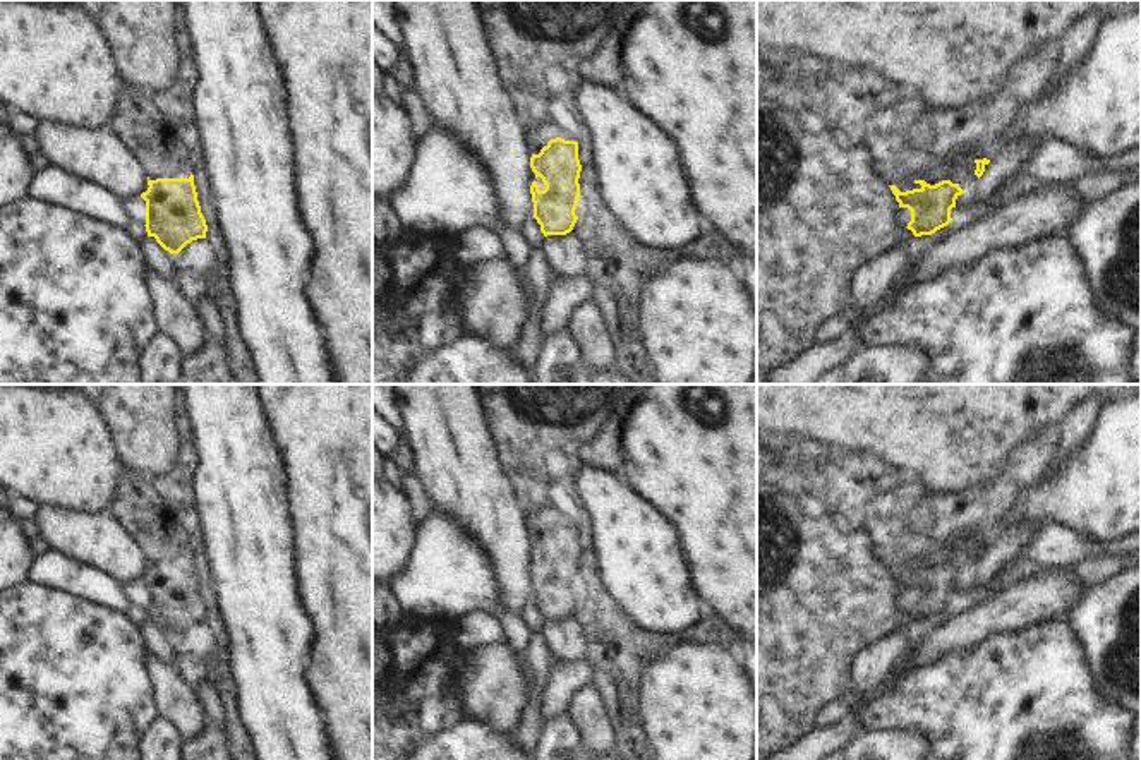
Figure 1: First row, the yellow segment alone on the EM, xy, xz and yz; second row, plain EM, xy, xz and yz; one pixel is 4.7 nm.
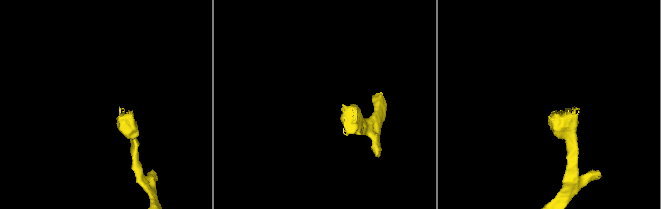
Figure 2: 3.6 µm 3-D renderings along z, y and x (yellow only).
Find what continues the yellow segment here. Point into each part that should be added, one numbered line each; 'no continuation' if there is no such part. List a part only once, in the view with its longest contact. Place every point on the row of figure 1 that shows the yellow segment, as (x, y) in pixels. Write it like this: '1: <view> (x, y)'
1: xy (138, 122)

